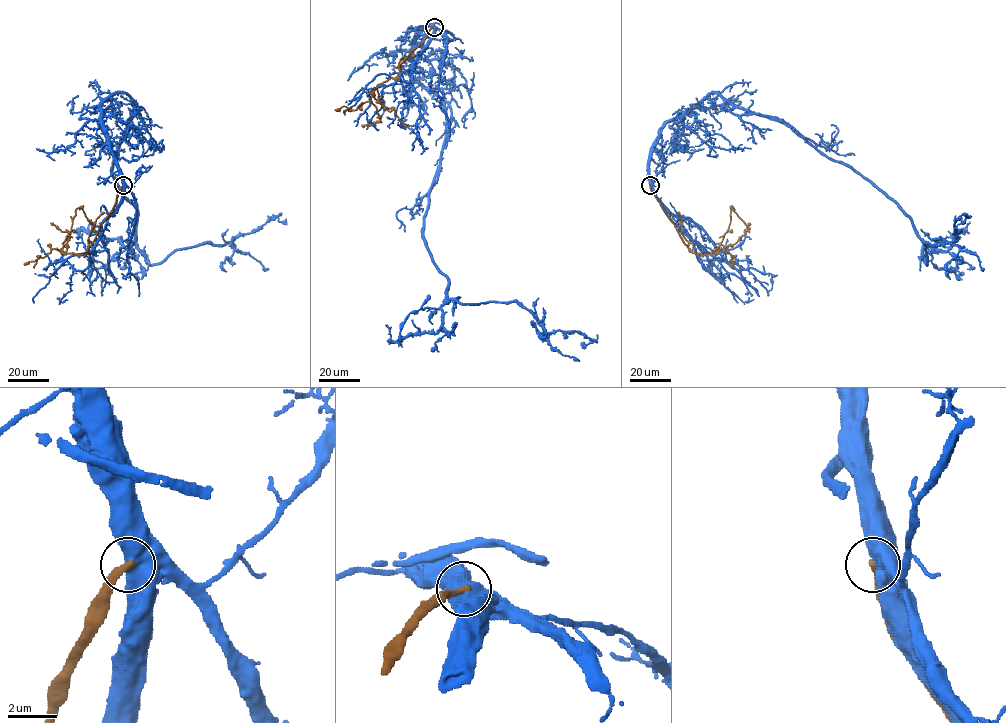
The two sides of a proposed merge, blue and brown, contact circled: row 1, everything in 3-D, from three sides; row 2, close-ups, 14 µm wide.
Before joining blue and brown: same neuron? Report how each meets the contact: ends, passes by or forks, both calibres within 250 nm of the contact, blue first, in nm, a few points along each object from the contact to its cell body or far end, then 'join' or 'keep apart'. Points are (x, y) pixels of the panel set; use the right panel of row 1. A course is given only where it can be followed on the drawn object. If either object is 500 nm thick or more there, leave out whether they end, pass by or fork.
800 nm thick on the blue side, 320 nm on the other; blue runs (650, 185), (659, 130), (718, 93), (868, 179), (910, 219), (927, 264), (925, 244), (949, 243), (957, 224); brown runs (650, 185), (682, 242), (694, 253), (709, 254), (719, 250), (730, 221), (731, 207), (749, 232); keep apart

